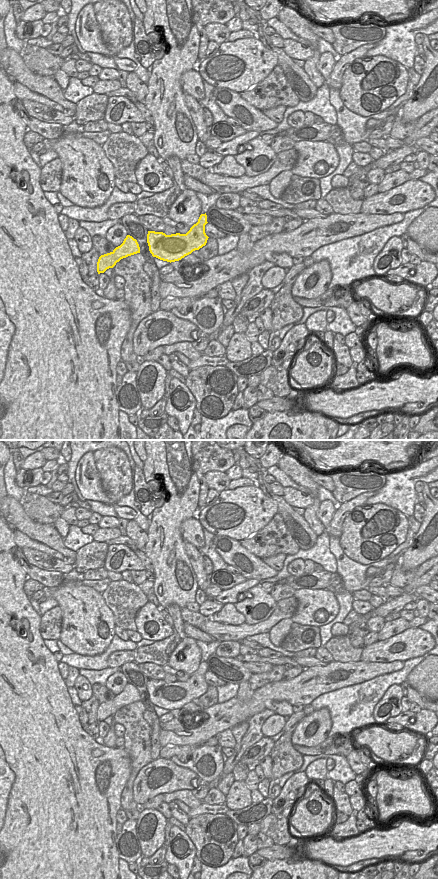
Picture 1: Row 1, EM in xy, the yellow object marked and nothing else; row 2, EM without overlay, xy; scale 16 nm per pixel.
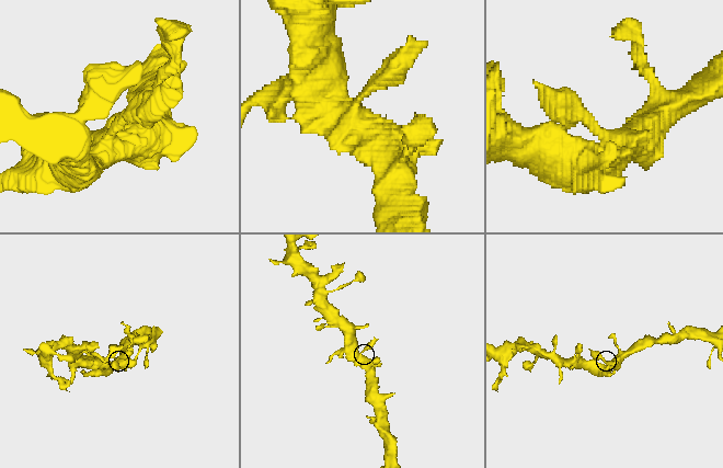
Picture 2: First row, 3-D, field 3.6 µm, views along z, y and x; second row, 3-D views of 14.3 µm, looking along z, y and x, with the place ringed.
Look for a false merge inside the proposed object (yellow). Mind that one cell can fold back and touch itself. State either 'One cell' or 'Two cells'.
One cell

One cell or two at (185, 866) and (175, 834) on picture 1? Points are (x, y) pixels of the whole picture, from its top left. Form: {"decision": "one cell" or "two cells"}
{"decision": "one cell"}

